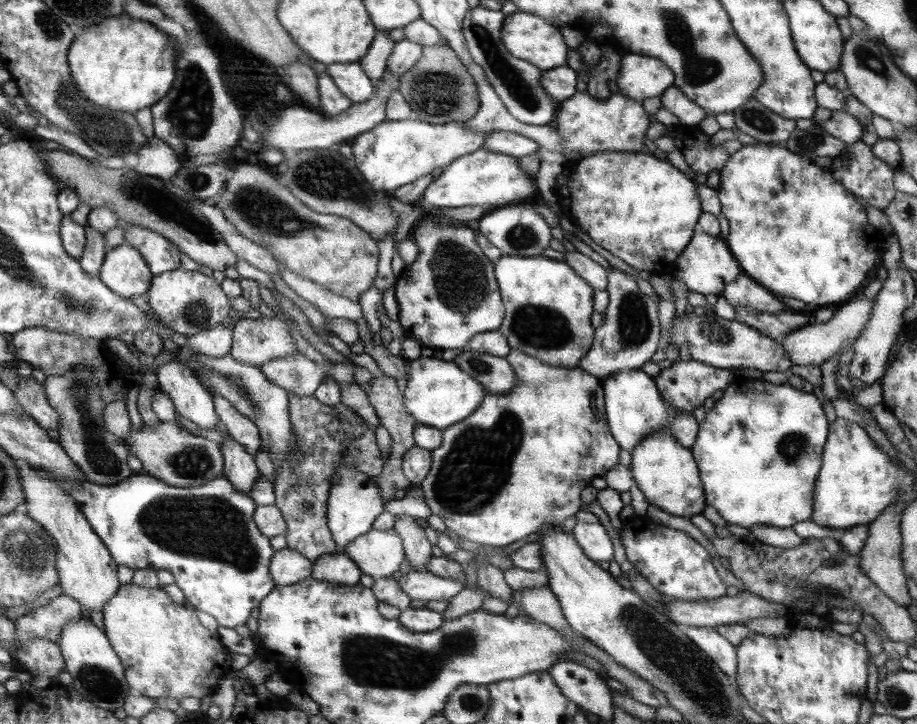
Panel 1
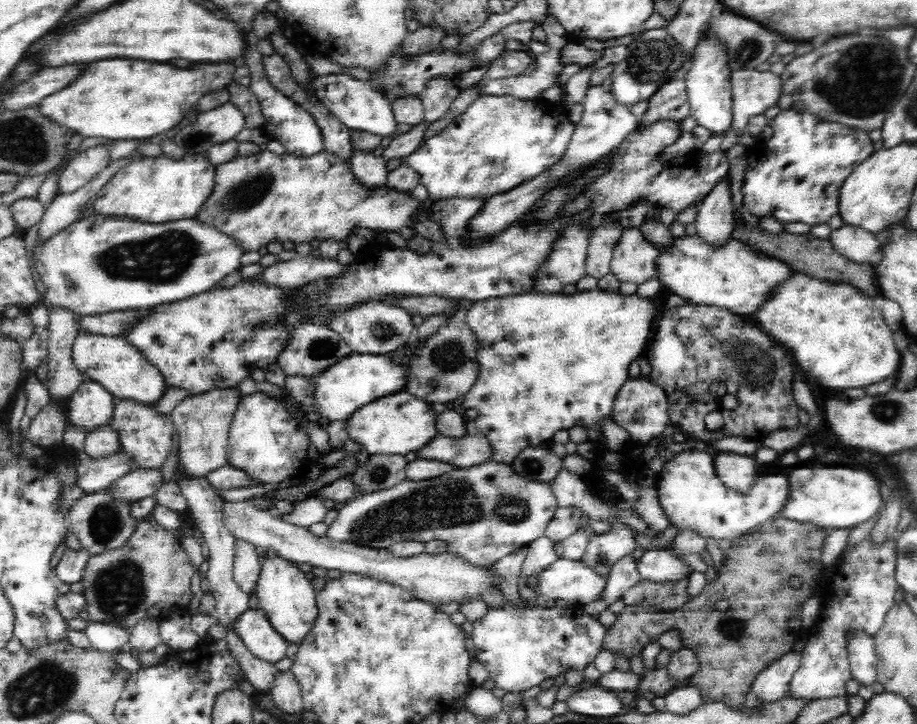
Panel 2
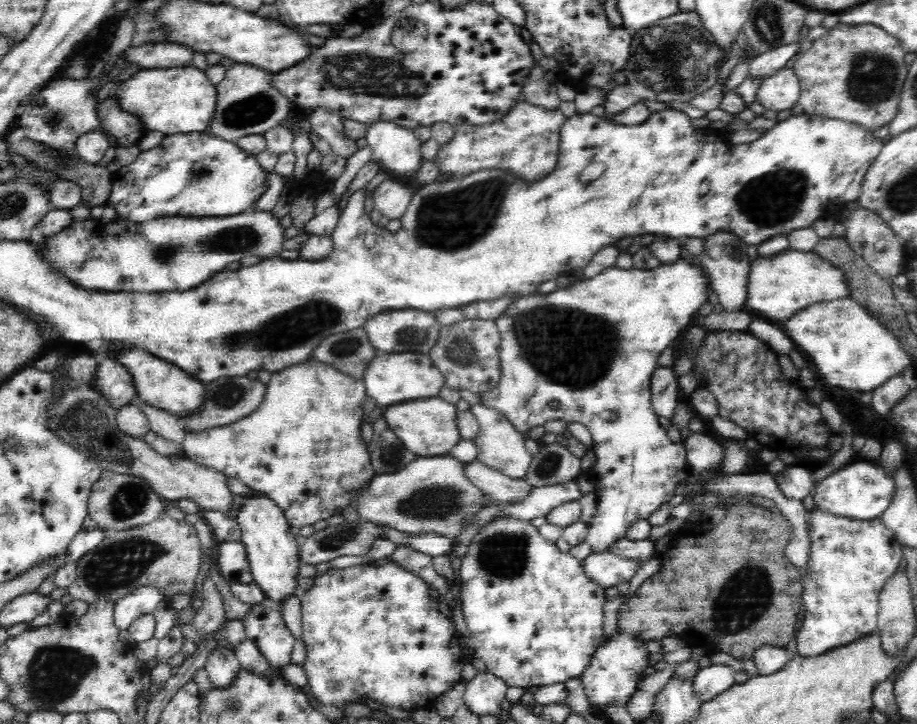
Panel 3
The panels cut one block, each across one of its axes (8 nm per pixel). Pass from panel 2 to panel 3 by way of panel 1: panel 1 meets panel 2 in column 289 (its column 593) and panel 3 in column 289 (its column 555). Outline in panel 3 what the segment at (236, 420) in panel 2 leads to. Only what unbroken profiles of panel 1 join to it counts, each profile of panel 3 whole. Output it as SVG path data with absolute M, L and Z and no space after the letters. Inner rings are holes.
M309 358L272 373L263 403L248 416L229 425L217 425L198 432L185 430L183 453L191 461L212 467L227 477L238 478L246 486L263 492L283 509L293 529L313 526L331 516L342 516L344 508L354 507L363 489L375 478L376 471L372 467L368 444L360 435L364 416L362 401L366 395L367 388L362 379L352 378L331 364Z

